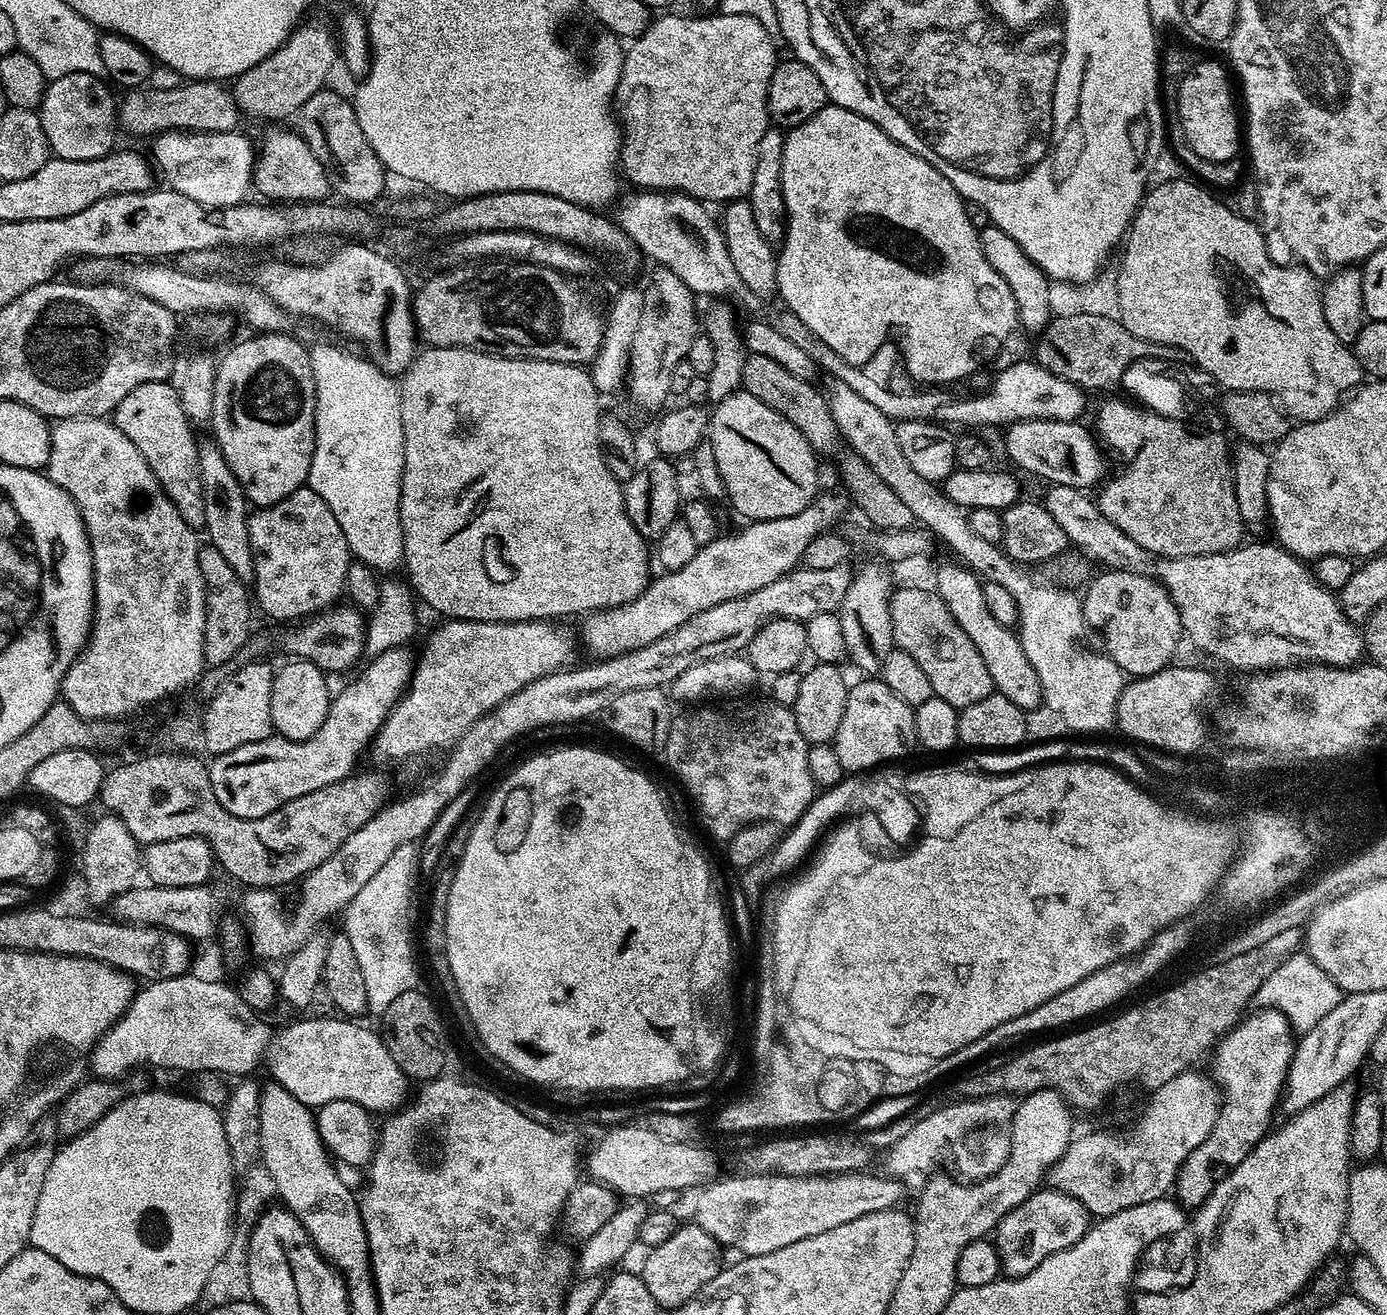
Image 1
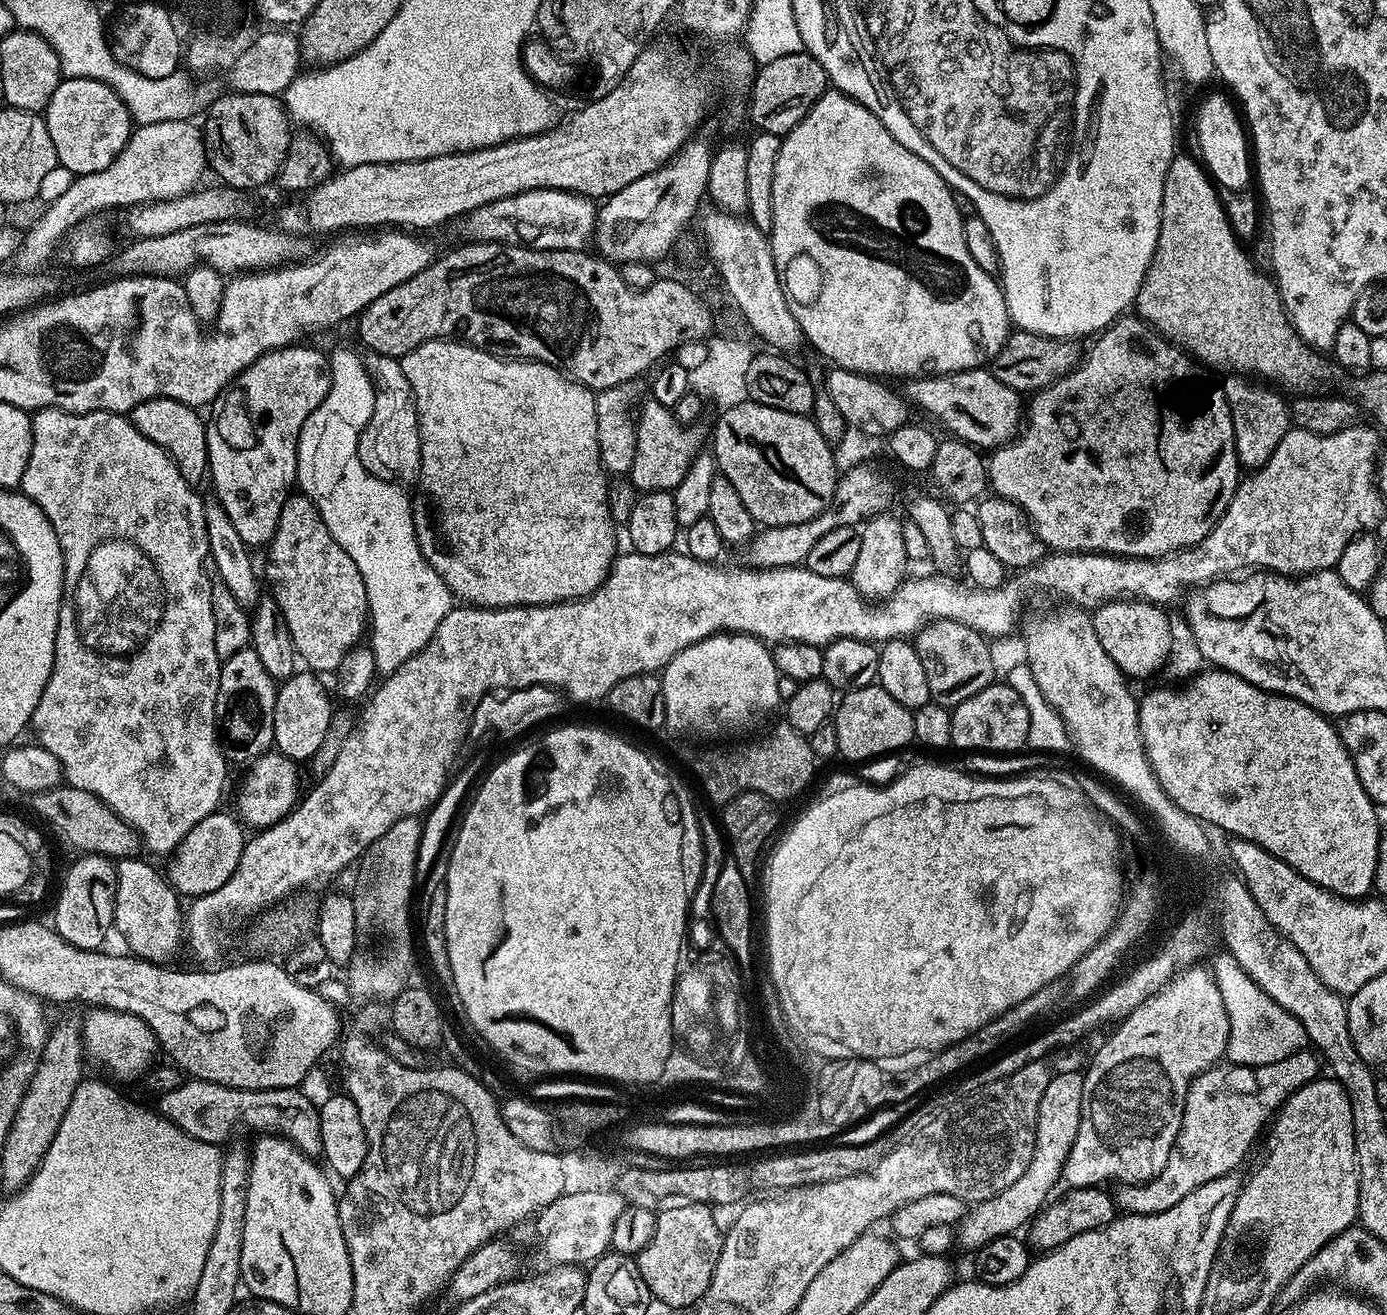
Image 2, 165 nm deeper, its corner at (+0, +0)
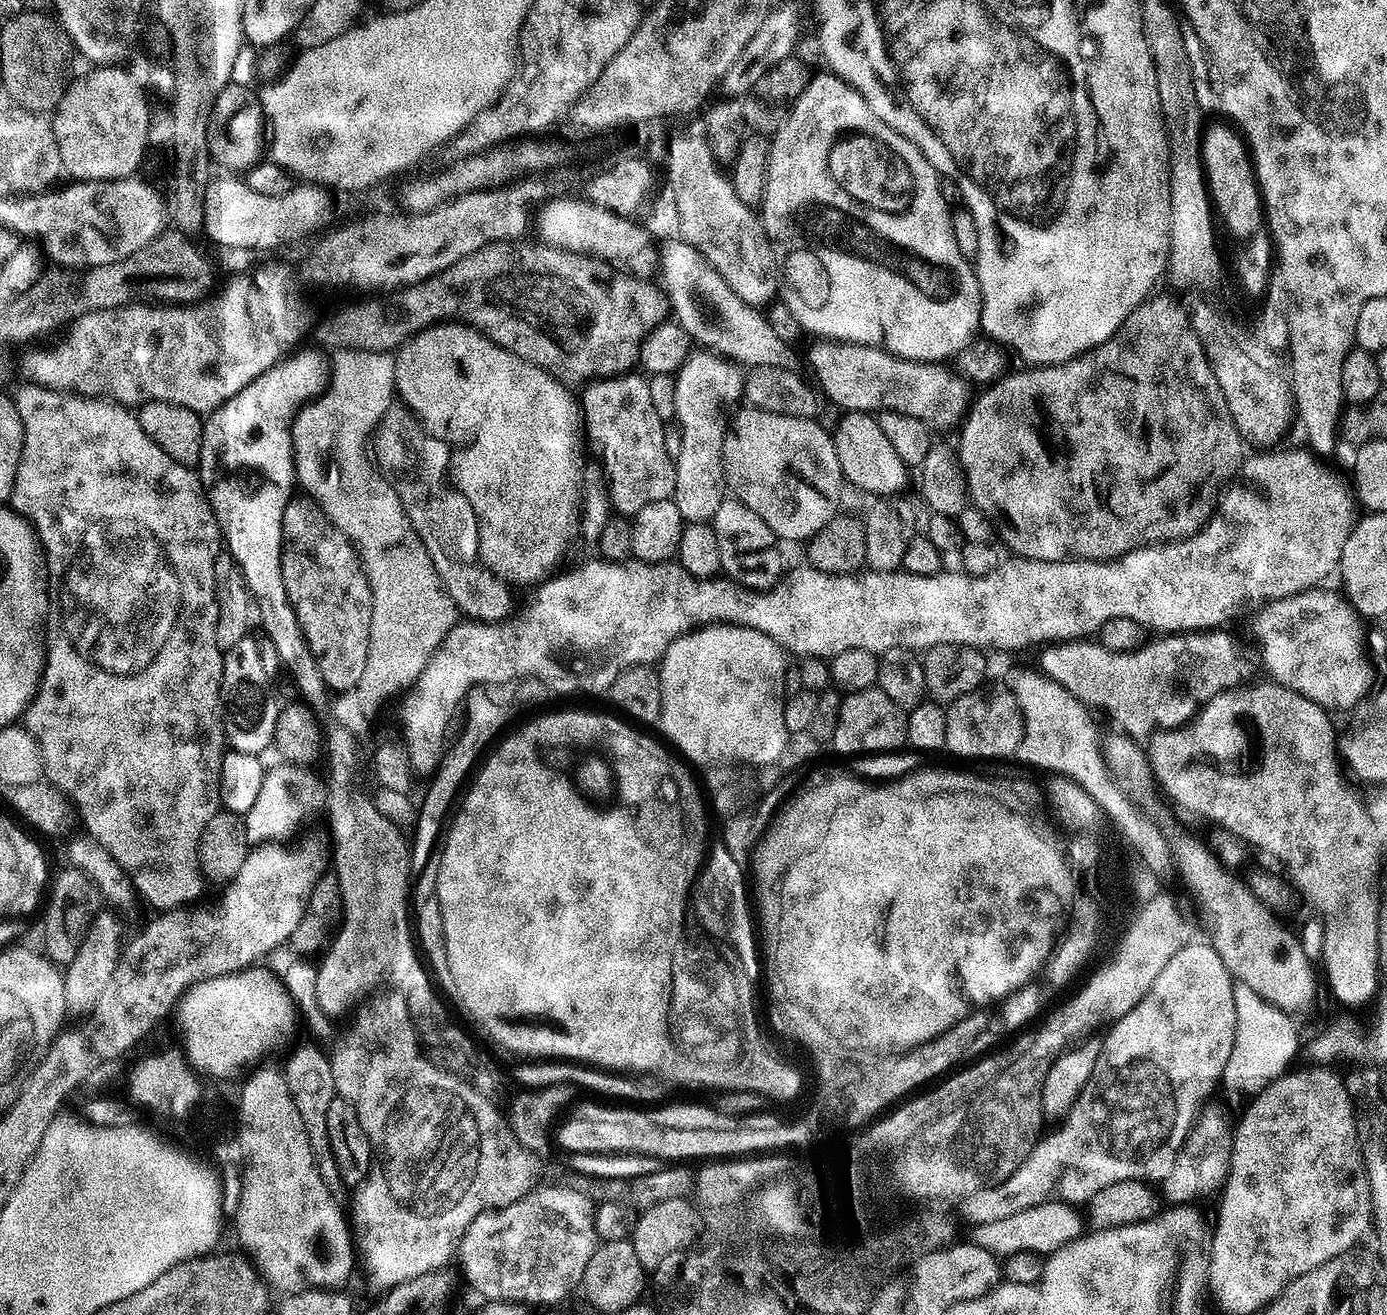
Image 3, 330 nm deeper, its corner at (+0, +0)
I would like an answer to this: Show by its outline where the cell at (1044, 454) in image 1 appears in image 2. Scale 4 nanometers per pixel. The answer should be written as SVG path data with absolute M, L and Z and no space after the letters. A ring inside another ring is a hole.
M987 367L953 372L951 376L926 376L909 384L912 384L907 392L909 397L916 396L917 402L941 420L955 439L964 440L977 449L995 450L1015 440L1021 431L1026 416L1021 393L1006 386L1006 382L999 380L995 371Z

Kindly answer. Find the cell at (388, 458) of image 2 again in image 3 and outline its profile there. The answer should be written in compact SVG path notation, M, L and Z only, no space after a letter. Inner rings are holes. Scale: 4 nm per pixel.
M404 406L388 409L378 429L379 436L379 467L385 473L393 472L397 476L394 487L400 505L404 507L404 517L418 538L422 538L422 546L426 546L426 554L430 554L430 562L434 562L434 570L438 570L438 578L444 583L457 609L463 615L465 612L468 615L465 617L472 622L494 624L508 620L513 615L513 589L509 581L496 576L488 568L478 566L480 527L470 502L450 483L446 475L450 452L444 441L436 440L428 433Z

